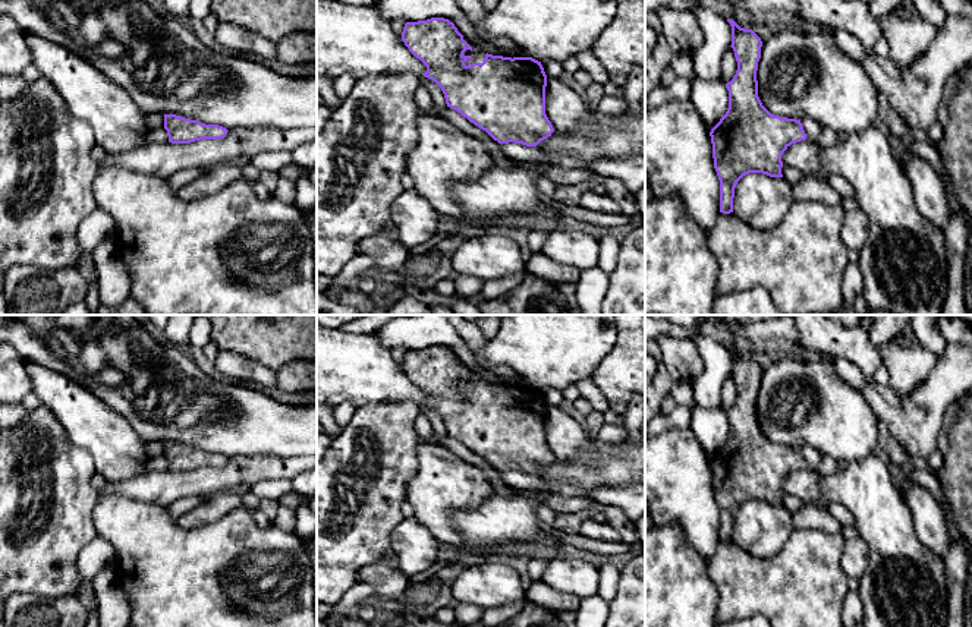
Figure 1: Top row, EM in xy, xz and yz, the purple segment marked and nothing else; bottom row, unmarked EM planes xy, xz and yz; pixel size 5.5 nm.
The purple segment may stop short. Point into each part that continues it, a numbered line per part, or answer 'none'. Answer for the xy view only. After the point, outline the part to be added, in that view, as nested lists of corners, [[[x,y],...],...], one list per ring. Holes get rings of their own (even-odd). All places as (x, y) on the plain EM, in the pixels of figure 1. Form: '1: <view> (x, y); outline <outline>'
none

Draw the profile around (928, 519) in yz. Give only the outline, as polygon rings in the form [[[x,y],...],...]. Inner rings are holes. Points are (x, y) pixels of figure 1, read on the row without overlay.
[[[913,485],[902,492],[906,507],[910,511],[913,527],[921,543],[938,557],[949,551],[949,535],[946,517],[928,489]]]

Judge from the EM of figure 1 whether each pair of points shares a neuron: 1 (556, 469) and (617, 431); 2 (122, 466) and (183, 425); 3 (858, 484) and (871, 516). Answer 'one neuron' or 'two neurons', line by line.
1: two neurons
2: two neurons
3: one neuron

